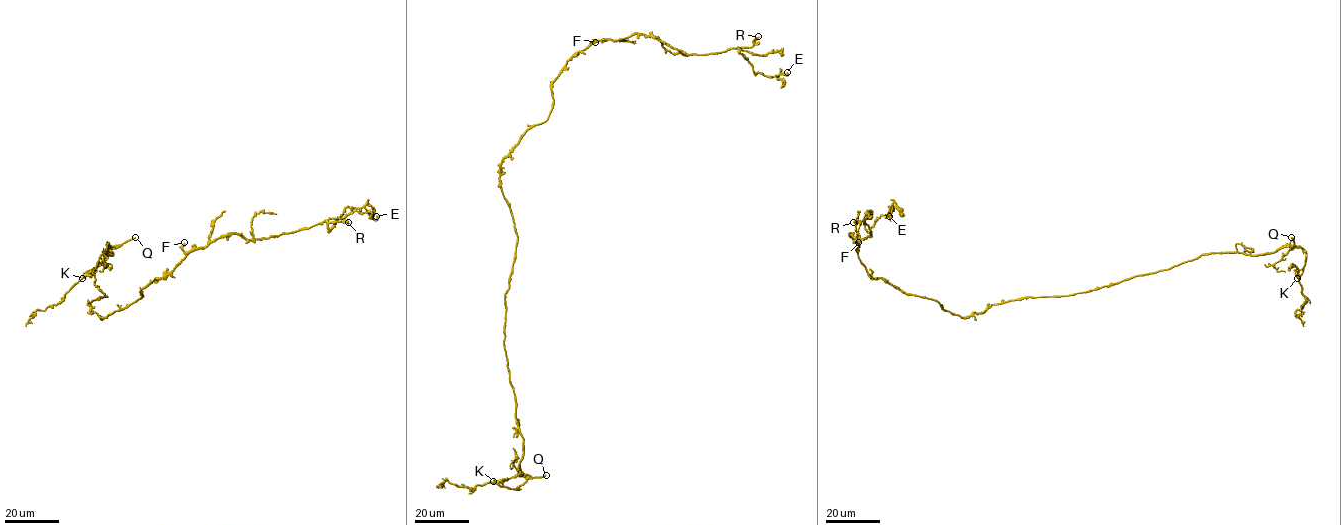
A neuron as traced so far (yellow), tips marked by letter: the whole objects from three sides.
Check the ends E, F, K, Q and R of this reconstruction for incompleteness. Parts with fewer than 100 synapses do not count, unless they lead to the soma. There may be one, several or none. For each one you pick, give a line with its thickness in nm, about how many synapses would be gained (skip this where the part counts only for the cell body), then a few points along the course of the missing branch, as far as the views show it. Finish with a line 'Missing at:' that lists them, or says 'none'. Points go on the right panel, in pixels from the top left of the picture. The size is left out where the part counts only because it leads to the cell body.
Q: 300 nm thick; missing branch runs (1291, 237), (1274, 214), (1274, 168), (1267, 140), (1274, 110), (1281, 103), (1297, 100), (1287, 80), (1293, 71)
Missing at: Q

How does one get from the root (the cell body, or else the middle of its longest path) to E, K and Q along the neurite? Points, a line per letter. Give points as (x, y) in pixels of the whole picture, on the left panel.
E: (90, 303), (103, 317), (129, 306), (225, 236), (324, 222), (328, 231), (347, 207), (376, 216)
K: (90, 303), (107, 296), (93, 271), (115, 247), (82, 278)
Q: (90, 303), (107, 296), (95, 284), (93, 271), (99, 258), (105, 252), (112, 255), (110, 247), (135, 237)

